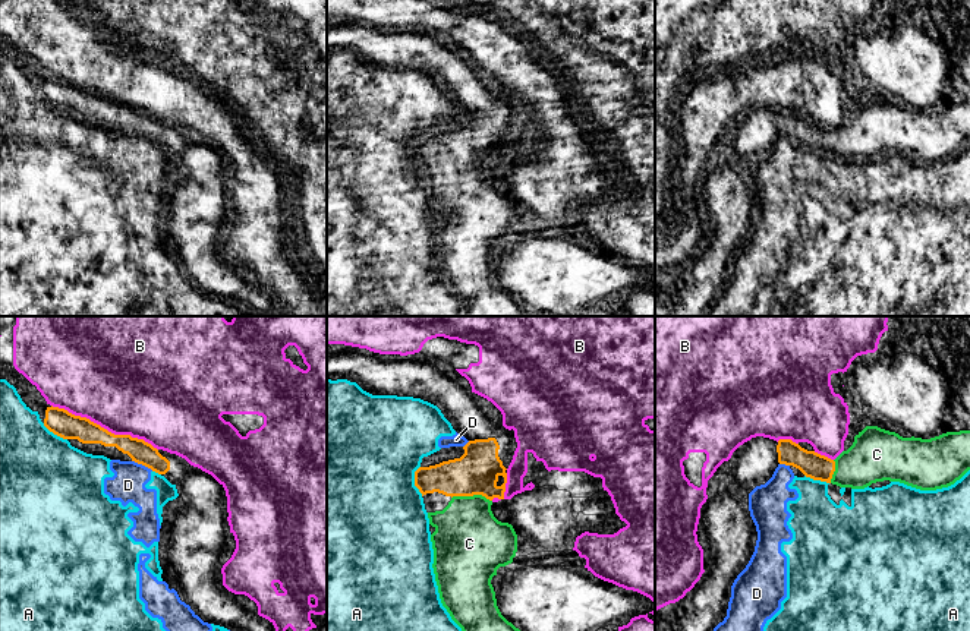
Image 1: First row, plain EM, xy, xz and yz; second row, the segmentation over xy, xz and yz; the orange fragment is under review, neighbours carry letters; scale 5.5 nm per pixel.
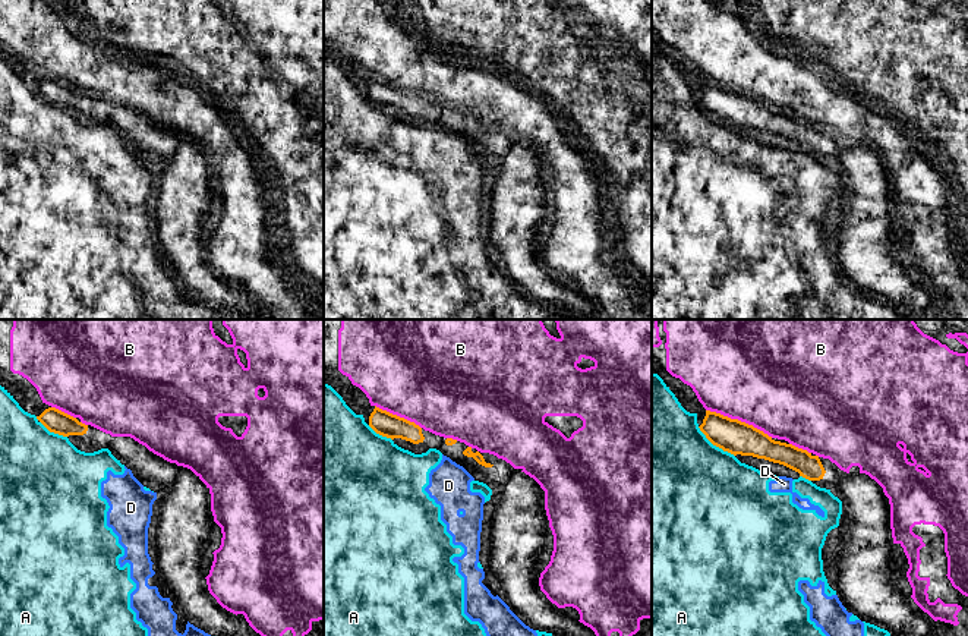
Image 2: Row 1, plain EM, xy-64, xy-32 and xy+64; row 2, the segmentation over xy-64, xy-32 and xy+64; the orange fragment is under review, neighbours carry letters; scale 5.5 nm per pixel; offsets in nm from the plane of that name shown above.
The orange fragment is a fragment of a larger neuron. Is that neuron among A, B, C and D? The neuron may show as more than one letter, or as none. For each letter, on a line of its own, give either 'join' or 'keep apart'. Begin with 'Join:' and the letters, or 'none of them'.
Join: C
A: keep apart
B: keep apart
C: join
D: keep apart

